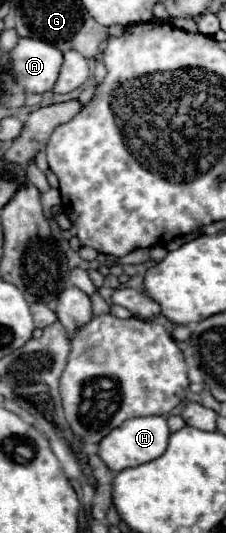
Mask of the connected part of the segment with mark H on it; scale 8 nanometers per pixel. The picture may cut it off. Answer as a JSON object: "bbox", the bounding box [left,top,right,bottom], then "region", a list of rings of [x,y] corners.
{"bbox":[99,416,171,472],"region":[[[143,416],[143,418],[125,420],[121,428],[115,428],[113,432],[109,432],[109,436],[105,436],[99,442],[99,456],[113,472],[121,472],[131,466],[141,466],[145,462],[159,458],[165,452],[169,434],[171,432],[169,432],[165,416]]]}

